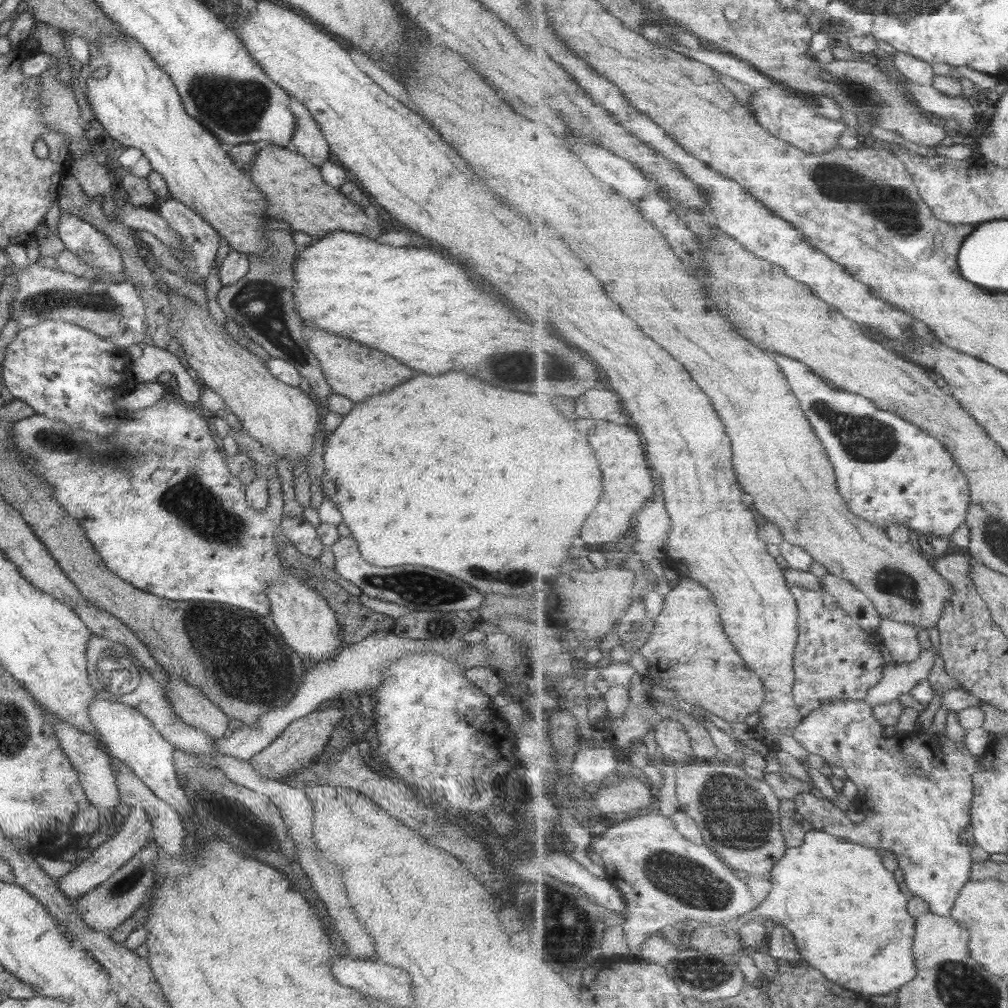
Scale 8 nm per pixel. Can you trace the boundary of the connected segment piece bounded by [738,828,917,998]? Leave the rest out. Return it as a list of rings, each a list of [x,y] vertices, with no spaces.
[[[813,828],[806,833],[805,842],[798,847],[788,847],[784,858],[773,868],[773,890],[755,910],[738,920],[742,925],[752,921],[771,921],[774,925],[787,927],[802,957],[813,968],[820,970],[831,982],[856,991],[865,997],[895,994],[901,986],[917,976],[913,958],[913,936],[916,919],[908,911],[909,901],[903,885],[895,882],[881,862],[874,848],[857,845]]]

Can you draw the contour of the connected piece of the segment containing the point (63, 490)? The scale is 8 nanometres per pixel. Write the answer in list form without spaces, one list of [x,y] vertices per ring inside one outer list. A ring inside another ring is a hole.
[[[168,397],[157,400],[153,406],[143,408],[139,412],[124,415],[125,418],[118,422],[113,436],[81,436],[81,430],[73,432],[65,423],[55,419],[43,418],[43,416],[33,415],[8,424],[8,435],[11,445],[13,445],[13,455],[16,460],[24,464],[24,468],[30,470],[34,476],[38,476],[42,482],[46,482],[52,488],[52,498],[61,509],[75,519],[82,528],[85,538],[90,542],[93,550],[103,561],[103,564],[113,574],[117,575],[123,582],[130,584],[137,590],[152,594],[159,598],[171,601],[203,601],[221,602],[237,608],[245,608],[251,612],[257,612],[261,616],[270,614],[270,602],[266,595],[266,586],[272,580],[282,578],[281,567],[283,561],[276,553],[276,545],[272,542],[275,529],[273,529],[273,516],[271,512],[255,511],[250,508],[243,499],[245,486],[239,483],[237,477],[231,475],[227,470],[225,459],[222,452],[219,452],[215,442],[216,437],[210,426],[209,417],[197,416],[189,405],[177,404]],[[97,438],[97,444],[103,446],[107,452],[93,452],[93,440]],[[155,470],[167,470],[171,472],[165,482],[153,482],[151,474]]]

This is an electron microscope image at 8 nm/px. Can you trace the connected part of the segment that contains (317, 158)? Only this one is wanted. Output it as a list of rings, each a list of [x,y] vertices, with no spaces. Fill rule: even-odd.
[[[297,117],[290,140],[290,148],[305,160],[318,167],[329,158],[329,145],[323,138],[318,124],[309,117]]]

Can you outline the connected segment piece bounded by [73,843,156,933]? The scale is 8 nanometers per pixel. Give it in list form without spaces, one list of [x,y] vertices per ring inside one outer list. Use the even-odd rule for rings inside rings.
[[[151,843],[141,847],[137,853],[113,872],[101,885],[74,900],[79,920],[91,932],[107,933],[132,916],[133,912],[147,901],[149,889],[153,887],[153,865],[155,852]]]

